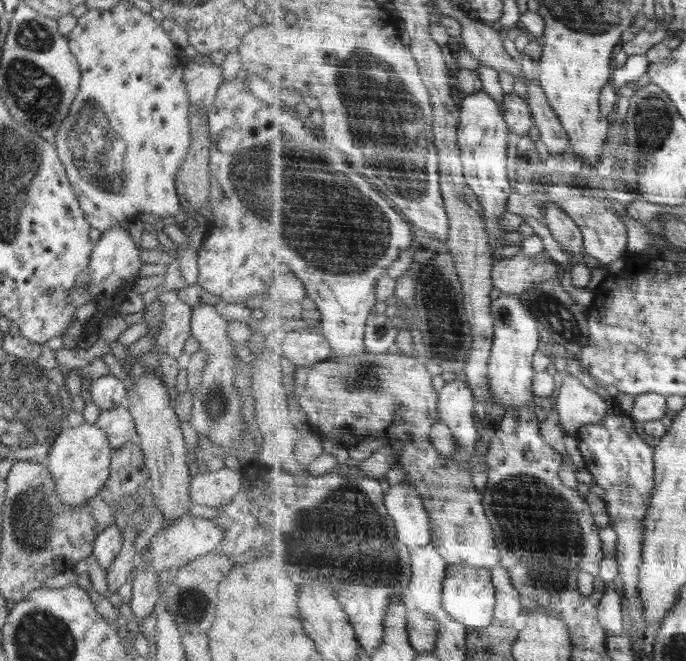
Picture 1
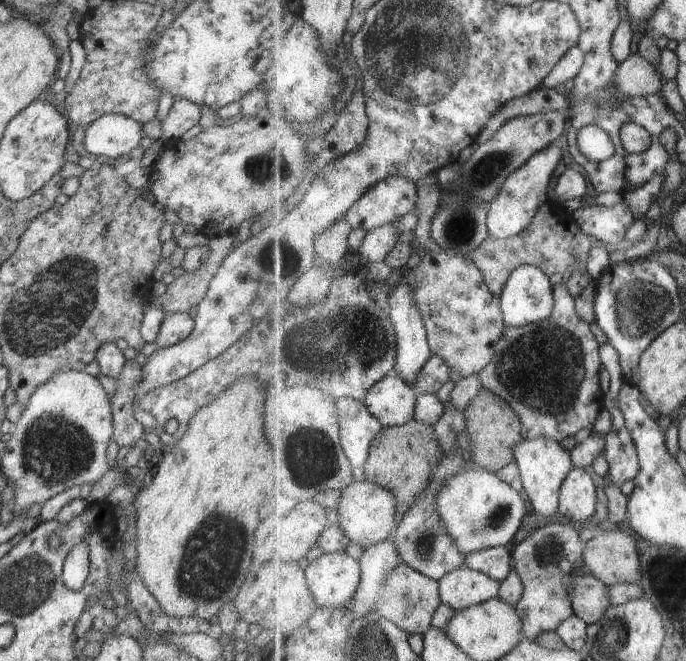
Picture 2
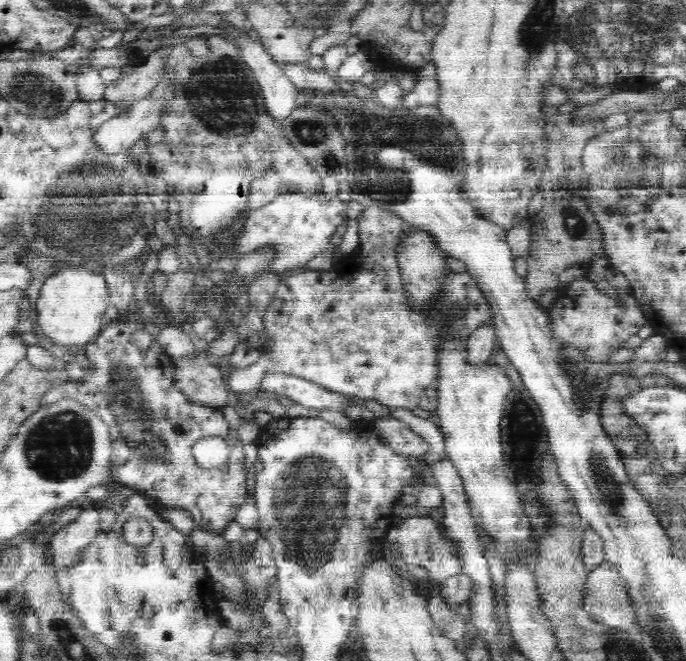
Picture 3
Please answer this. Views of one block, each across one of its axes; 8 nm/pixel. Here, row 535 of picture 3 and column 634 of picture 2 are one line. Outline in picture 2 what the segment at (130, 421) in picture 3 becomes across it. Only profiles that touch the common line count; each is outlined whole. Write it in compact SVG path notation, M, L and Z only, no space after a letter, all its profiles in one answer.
M624 200L615 207L587 203L575 212L582 230L603 244L626 244L626 232L636 222L636 214Z

